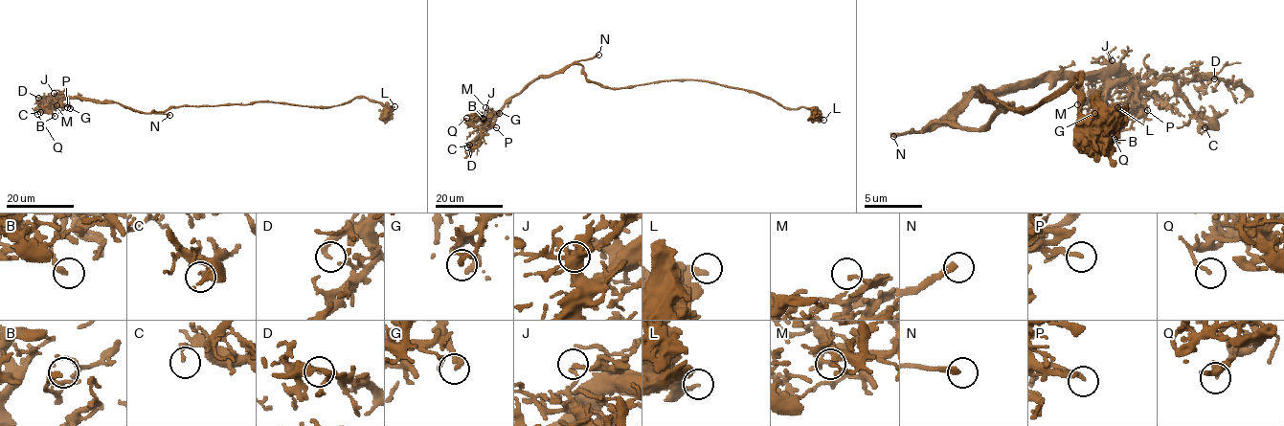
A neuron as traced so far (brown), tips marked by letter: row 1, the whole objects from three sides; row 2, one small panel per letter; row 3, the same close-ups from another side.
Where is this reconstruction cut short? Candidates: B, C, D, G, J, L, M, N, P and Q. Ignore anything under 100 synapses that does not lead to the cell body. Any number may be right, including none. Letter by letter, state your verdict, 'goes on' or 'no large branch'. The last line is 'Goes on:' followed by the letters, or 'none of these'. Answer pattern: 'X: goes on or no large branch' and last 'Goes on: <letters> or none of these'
B: no large branch
C: no large branch
D: no large branch
G: no large branch
J: no large branch
L: no large branch
M: no large branch
N: goes on
P: no large branch
Q: no large branch
Goes on: N

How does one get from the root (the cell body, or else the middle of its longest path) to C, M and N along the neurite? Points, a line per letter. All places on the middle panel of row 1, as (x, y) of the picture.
C: (625, 86), (606, 88), (589, 81), (583, 68), (576, 64), (539, 75), (485, 124), (473, 146), (469, 145)
M: (625, 86), (602, 87), (586, 78), (580, 64), (571, 64), (539, 75), (497, 115), (485, 107)
N: (625, 86), (606, 88), (586, 78), (583, 68), (576, 62), (598, 55)

